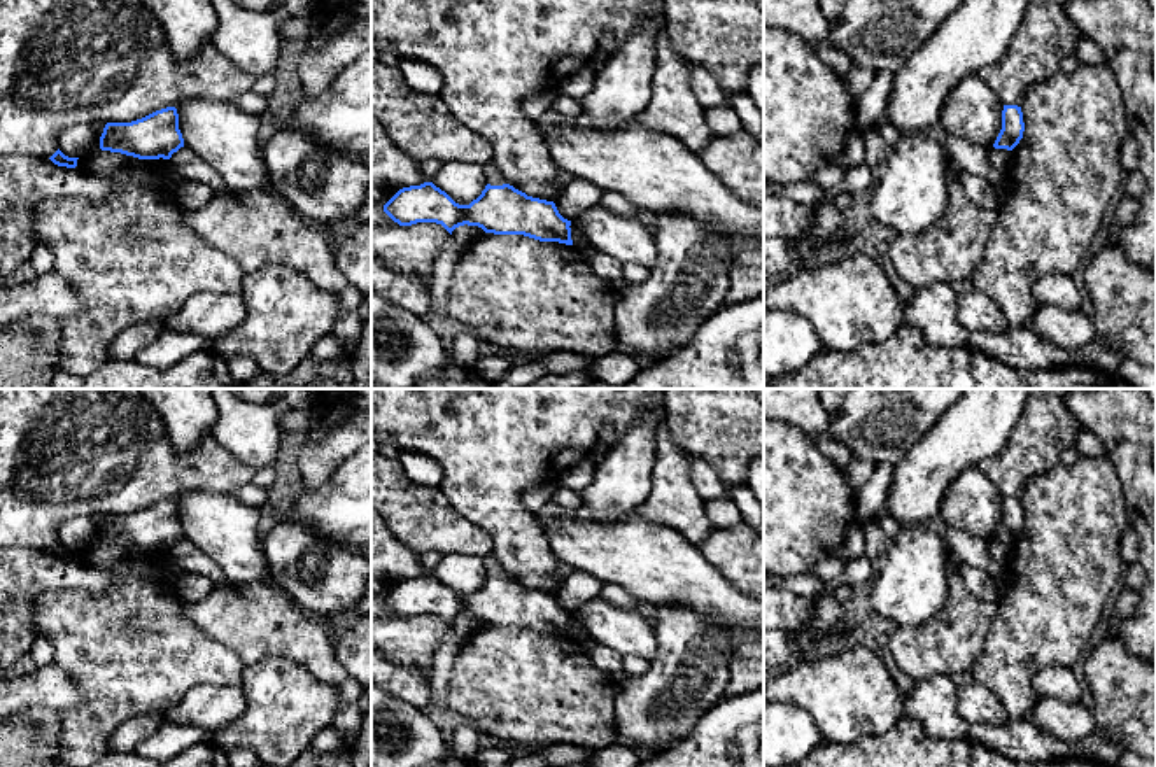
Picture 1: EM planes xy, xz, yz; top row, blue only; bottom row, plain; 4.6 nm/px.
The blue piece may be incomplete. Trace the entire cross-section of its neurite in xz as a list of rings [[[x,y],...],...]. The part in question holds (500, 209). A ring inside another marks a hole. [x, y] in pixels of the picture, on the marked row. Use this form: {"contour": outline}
{"contour": [[[433,182],[410,186],[399,189],[385,205],[384,212],[399,226],[412,226],[417,222],[441,224],[450,235],[459,226],[478,226],[485,233],[494,235],[524,235],[539,242],[559,242],[573,245],[571,221],[564,219],[553,201],[527,196],[510,184],[487,184],[482,194],[469,205],[455,203],[445,191]]]}

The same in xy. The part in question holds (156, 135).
{"contour": [[[175,107],[156,110],[131,123],[107,123],[100,137],[100,149],[121,152],[138,159],[170,159],[184,147]]]}

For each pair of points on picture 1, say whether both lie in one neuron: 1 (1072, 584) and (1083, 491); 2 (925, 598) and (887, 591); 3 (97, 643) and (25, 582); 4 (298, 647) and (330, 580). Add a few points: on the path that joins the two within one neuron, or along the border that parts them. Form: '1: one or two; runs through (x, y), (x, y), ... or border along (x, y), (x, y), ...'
1: one; runs through (1074, 561), (1076, 513)
2: one; runs through (916, 592), (895, 591)
3: two; border along (81, 591), (44, 592), (34, 612), (35, 634)
4: two; border along (281, 587), (300, 606), (323, 620)

